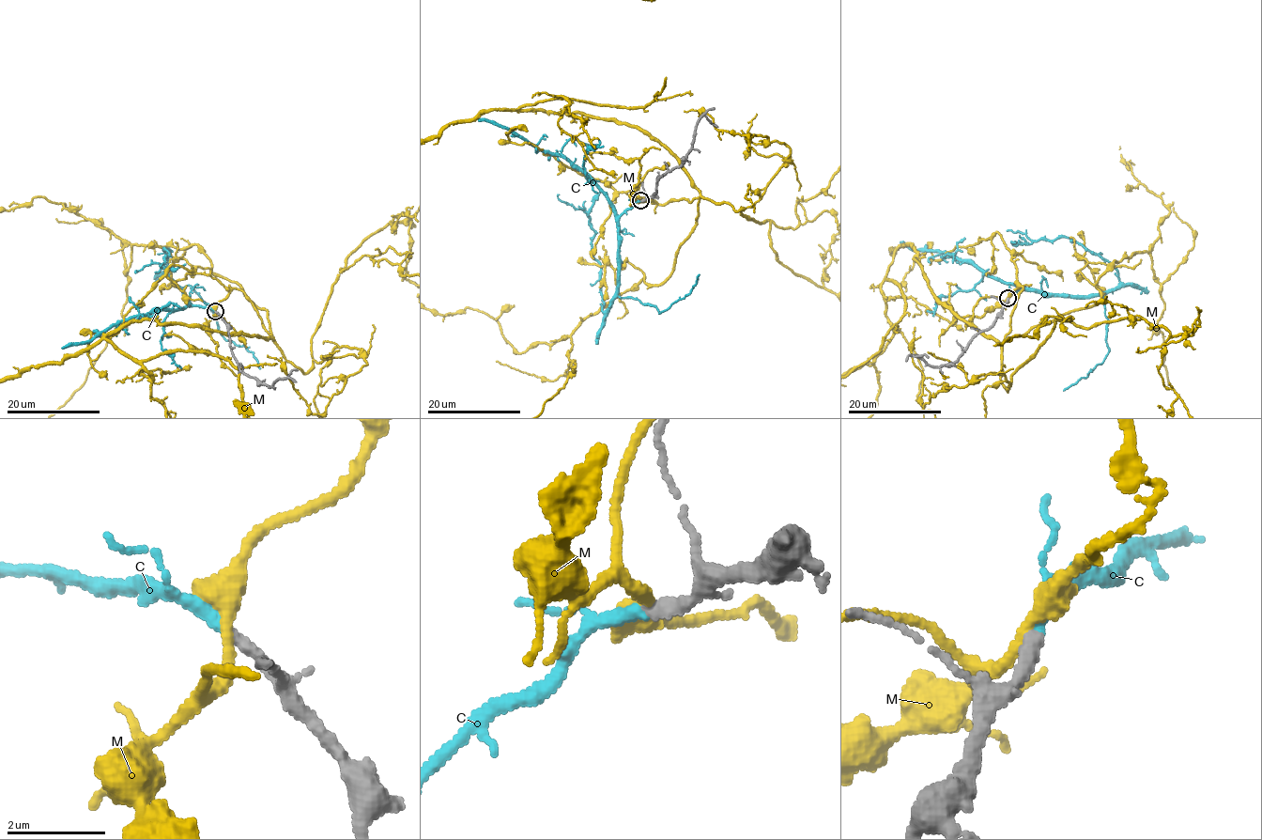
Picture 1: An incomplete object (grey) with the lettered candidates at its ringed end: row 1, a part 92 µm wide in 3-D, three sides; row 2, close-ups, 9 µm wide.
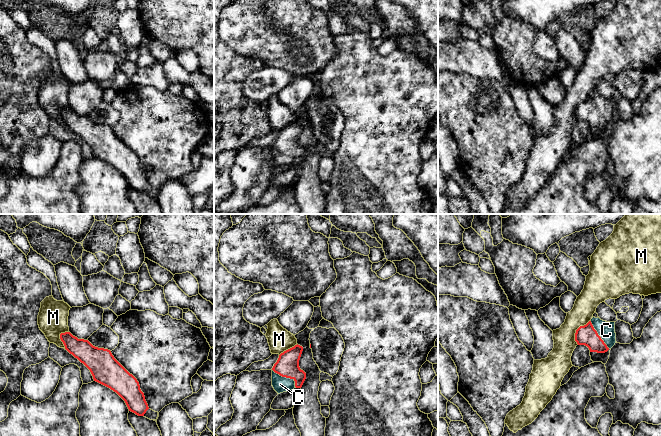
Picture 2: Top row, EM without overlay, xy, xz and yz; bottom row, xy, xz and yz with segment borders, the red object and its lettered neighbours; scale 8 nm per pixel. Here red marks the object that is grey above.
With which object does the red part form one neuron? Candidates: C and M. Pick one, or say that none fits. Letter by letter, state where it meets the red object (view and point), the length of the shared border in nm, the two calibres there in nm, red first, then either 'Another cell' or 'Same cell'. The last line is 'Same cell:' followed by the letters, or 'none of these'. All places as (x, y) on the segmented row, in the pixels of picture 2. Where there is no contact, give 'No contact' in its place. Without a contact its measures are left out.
C: Touches red at xz (286, 377). Shared border 240 nm. Thickness 190 nm (red) against 130 nm. Same cell
M: Touches red at yz (576, 330). Shared border 220 nm. Thickness 160 nm (red) against 180 nm. Another cell
Same cell: C

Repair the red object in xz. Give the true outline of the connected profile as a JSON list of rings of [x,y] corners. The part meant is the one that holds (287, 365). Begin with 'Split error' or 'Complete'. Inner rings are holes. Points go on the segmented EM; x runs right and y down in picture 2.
Split error. [[[297,344],[279,355],[272,368],[272,386],[278,394],[302,387],[306,379],[299,367],[302,351],[303,347]]]

